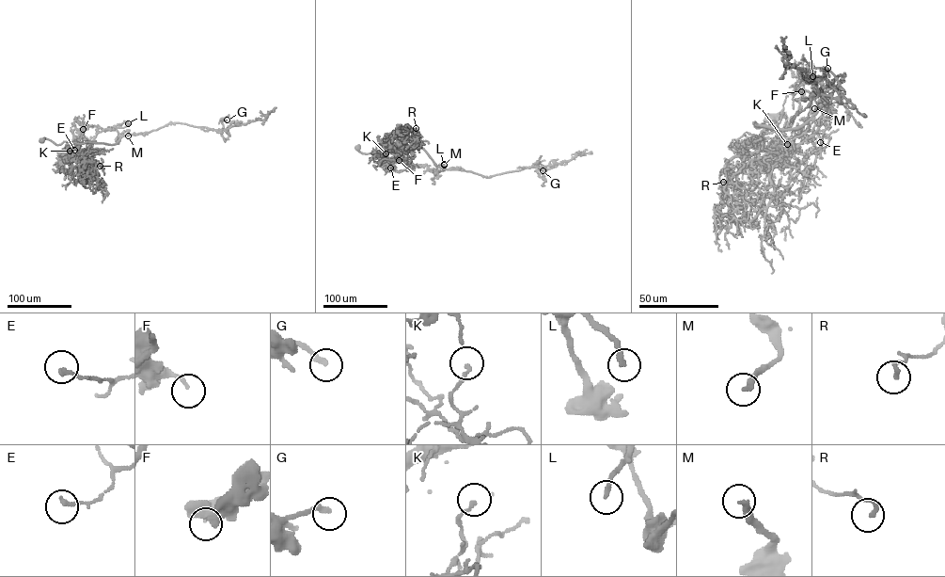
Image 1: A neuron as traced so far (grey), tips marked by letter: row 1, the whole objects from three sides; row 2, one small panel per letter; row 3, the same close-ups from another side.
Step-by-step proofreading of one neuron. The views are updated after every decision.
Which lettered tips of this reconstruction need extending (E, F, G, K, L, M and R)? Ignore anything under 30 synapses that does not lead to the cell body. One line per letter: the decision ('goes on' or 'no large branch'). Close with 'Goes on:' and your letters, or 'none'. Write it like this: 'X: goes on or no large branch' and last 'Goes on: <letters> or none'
E: no large branch
F: no large branch
G: no large branch
K: no large branch
L: no large branch
M: goes on
R: no large branch
Goes on: M

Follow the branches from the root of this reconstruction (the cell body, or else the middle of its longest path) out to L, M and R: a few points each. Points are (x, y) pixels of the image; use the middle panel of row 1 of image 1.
L: (357, 148), (361, 152), (382, 156), (385, 151), (394, 150), (410, 168), (426, 165), (432, 170), (444, 164)
M: (357, 148), (361, 152), (383, 156), (384, 145), (412, 141), (420, 147), (437, 166), (444, 168), (444, 165)
R: (357, 148), (361, 152), (383, 156), (386, 143), (401, 128), (416, 128)

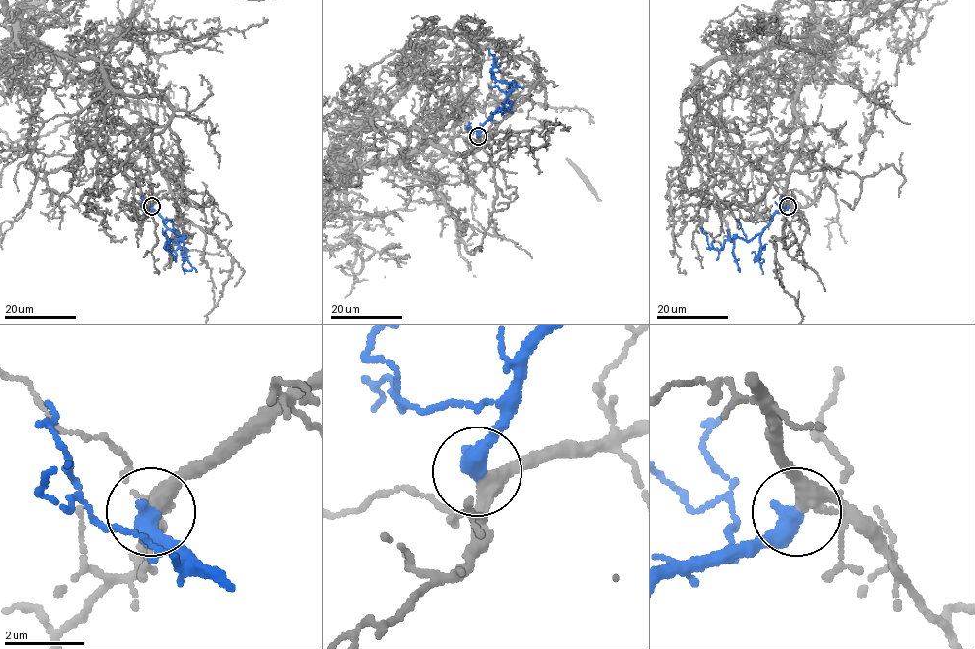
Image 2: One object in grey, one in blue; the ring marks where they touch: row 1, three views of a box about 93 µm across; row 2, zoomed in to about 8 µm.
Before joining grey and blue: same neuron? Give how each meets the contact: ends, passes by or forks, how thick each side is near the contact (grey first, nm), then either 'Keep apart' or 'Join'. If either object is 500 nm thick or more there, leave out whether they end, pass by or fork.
Thickness 280 nm (grey) against 550 nm. Join

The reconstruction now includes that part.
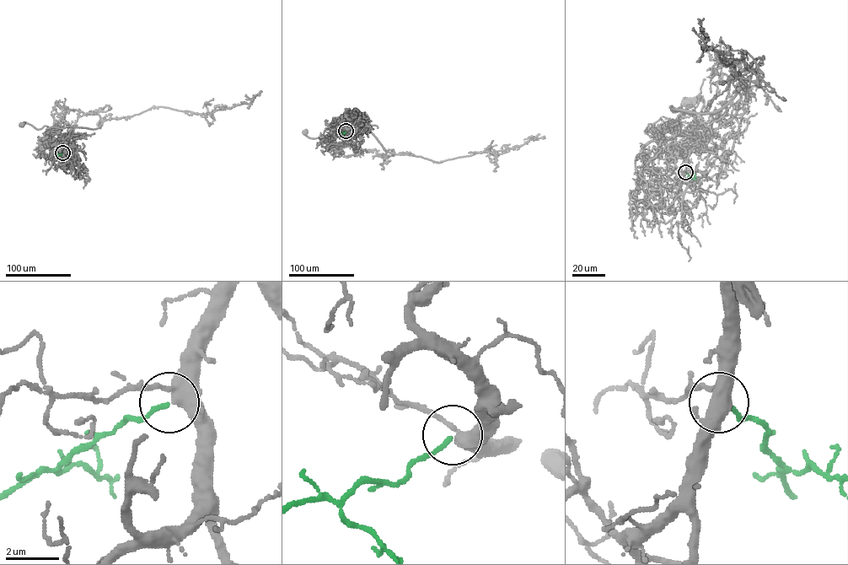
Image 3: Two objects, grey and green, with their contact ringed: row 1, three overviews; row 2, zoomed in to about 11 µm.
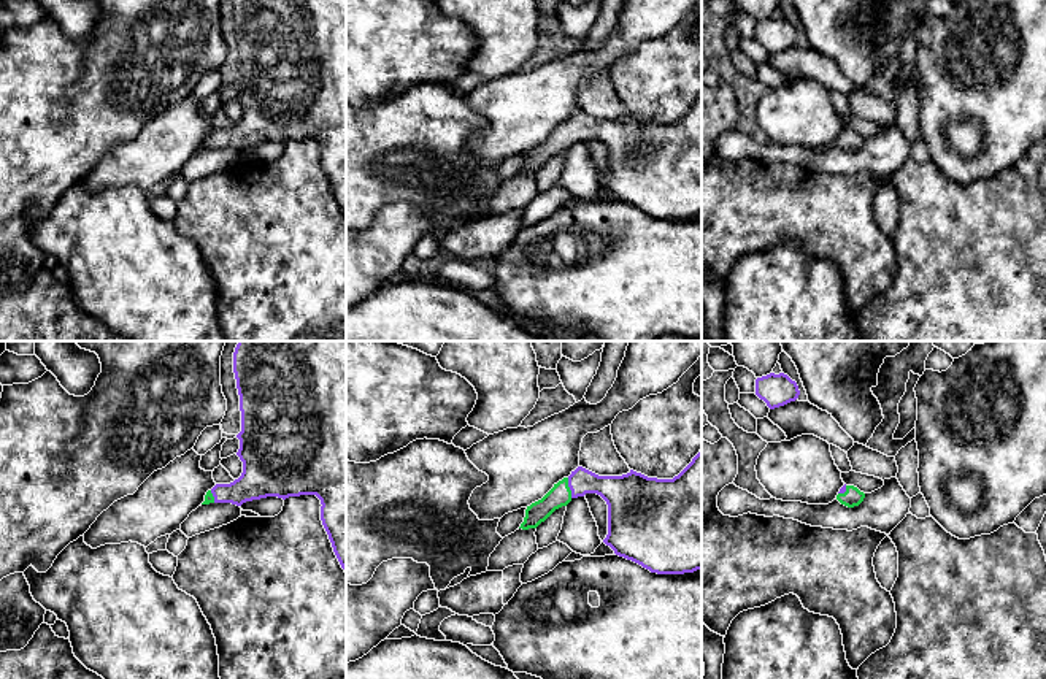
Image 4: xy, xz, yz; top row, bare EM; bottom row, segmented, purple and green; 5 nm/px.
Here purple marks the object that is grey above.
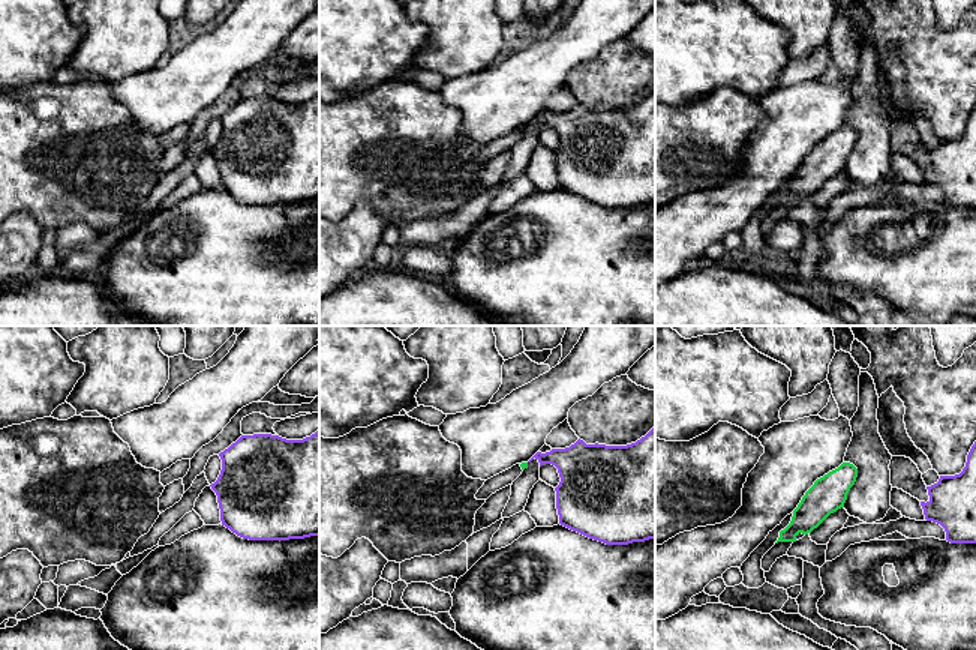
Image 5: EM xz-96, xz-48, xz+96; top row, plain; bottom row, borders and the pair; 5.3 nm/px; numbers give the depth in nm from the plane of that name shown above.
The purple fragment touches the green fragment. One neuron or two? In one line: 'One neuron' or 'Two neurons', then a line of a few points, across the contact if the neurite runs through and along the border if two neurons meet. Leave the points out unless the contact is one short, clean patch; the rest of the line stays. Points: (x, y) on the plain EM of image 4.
One neuron. Line: xz (618, 135), (605, 130), (569, 130), (559, 140)

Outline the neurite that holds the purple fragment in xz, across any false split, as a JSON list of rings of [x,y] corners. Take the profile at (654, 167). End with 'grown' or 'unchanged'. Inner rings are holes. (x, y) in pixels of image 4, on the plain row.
[[[702,94],[673,124],[648,122],[630,114],[622,121],[598,121],[578,111],[538,146],[525,154],[519,173],[536,173],[556,154],[586,138],[600,140],[608,149],[608,179],[603,184],[616,200],[651,217],[684,219],[702,214]]]; grown

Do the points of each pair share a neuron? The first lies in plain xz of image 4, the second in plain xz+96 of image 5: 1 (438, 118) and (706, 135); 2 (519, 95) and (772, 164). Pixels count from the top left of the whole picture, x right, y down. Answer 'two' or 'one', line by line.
1: one
2: one

